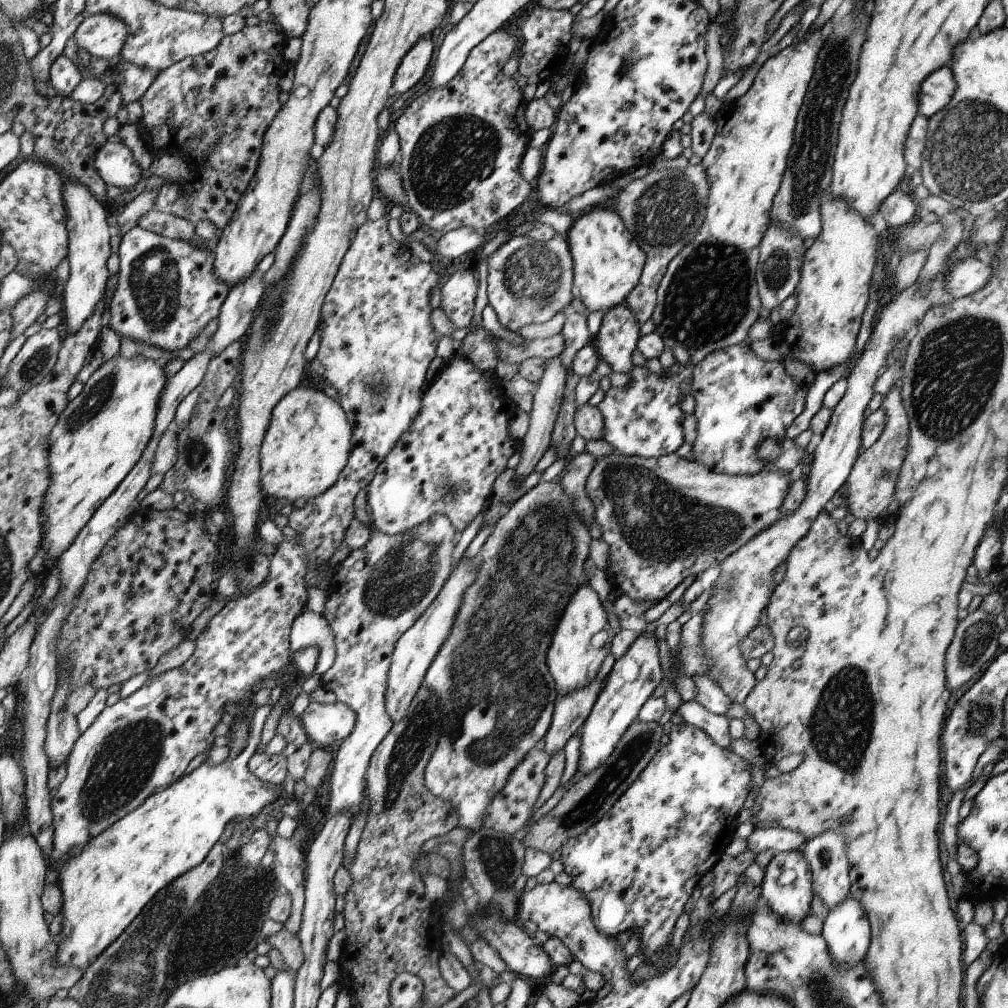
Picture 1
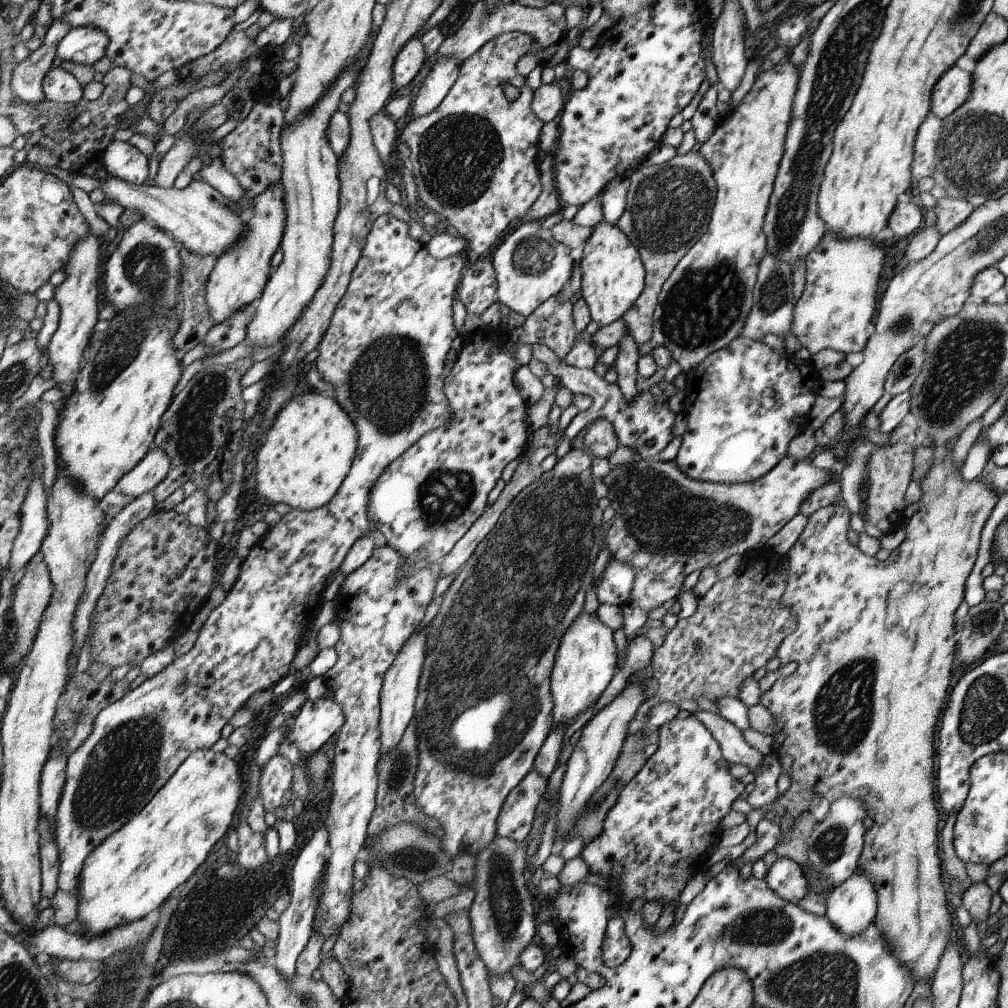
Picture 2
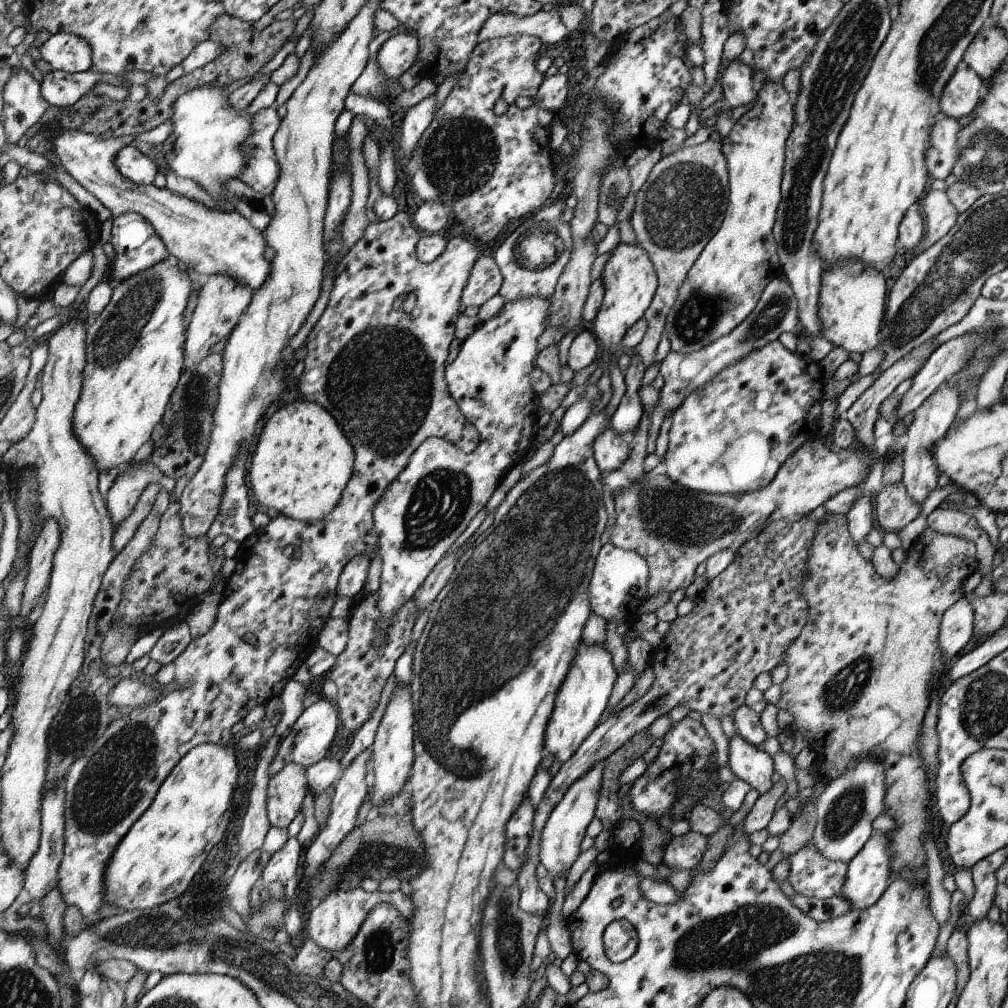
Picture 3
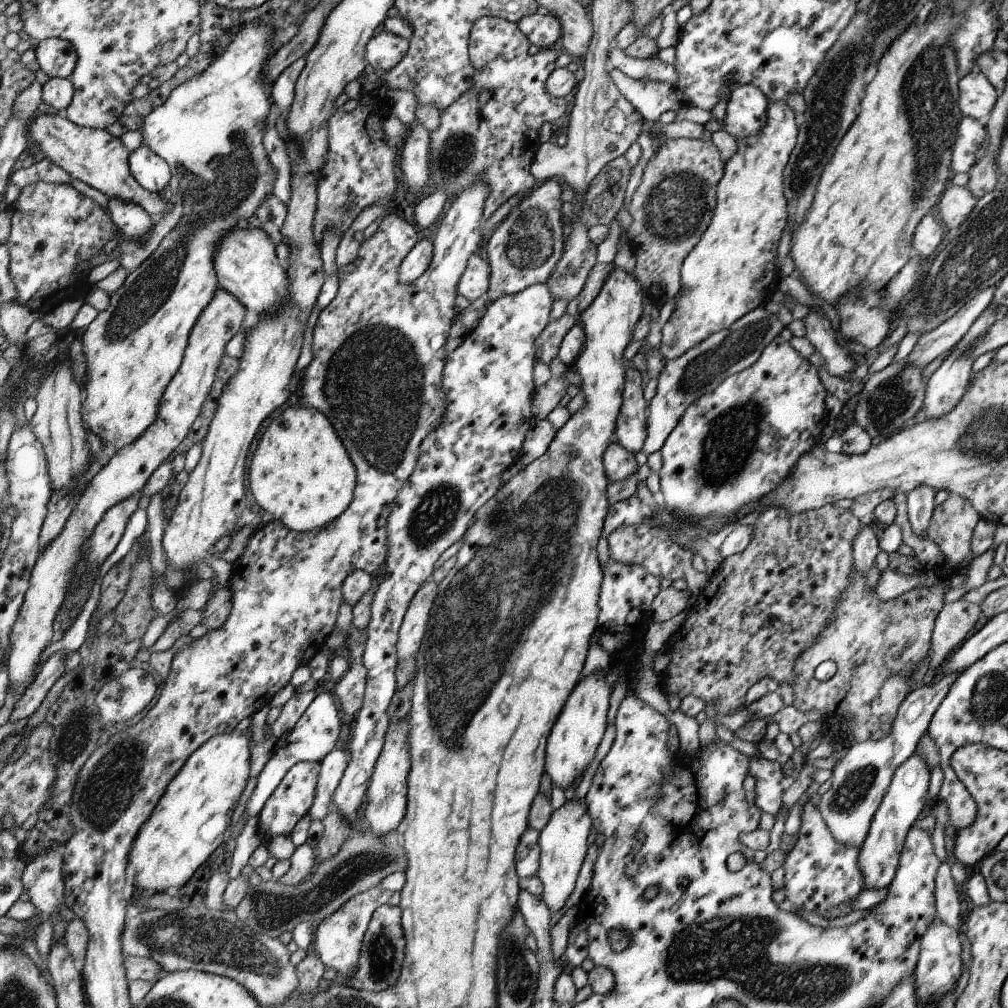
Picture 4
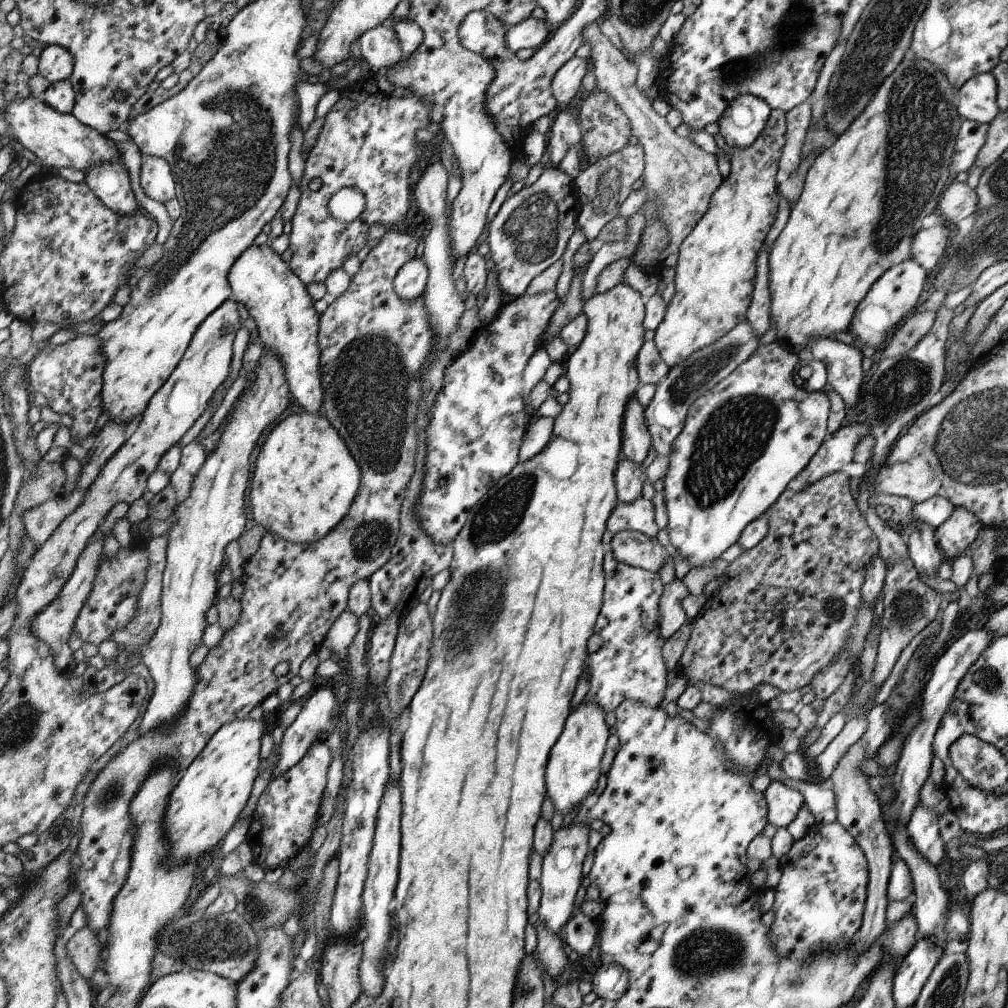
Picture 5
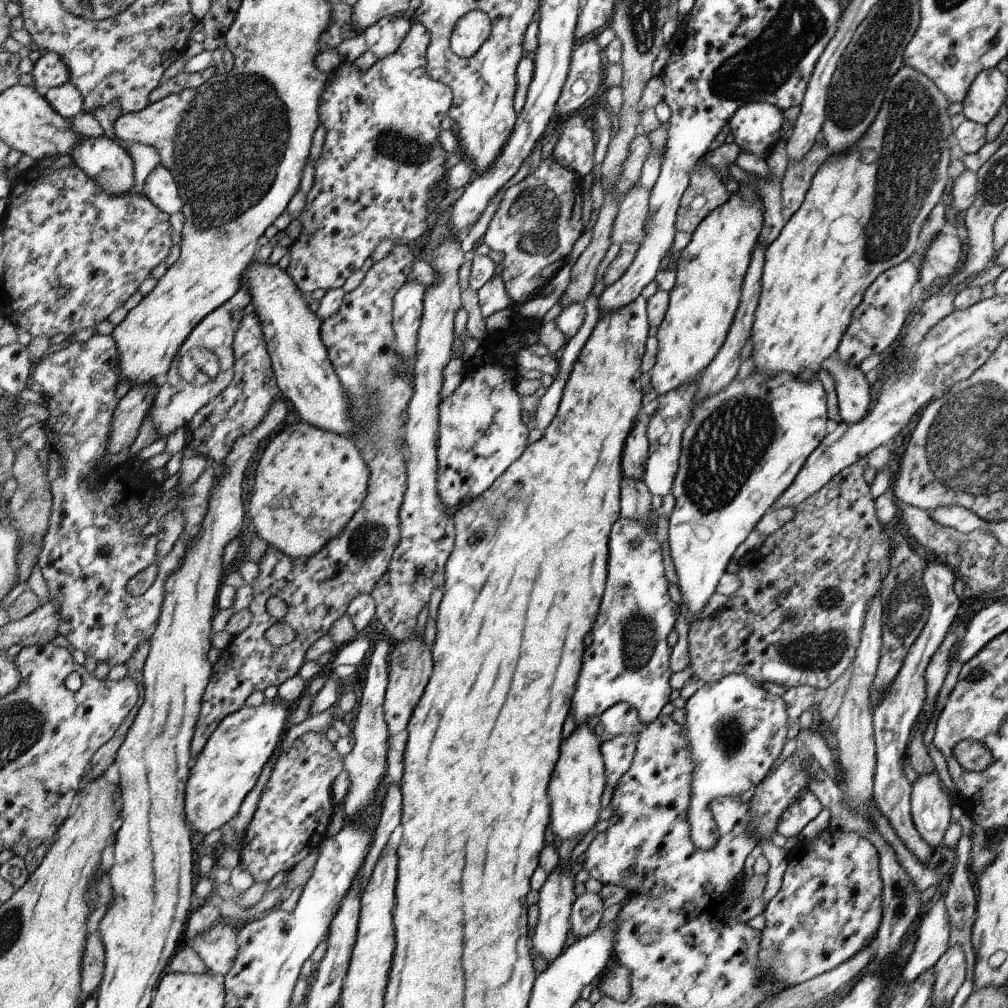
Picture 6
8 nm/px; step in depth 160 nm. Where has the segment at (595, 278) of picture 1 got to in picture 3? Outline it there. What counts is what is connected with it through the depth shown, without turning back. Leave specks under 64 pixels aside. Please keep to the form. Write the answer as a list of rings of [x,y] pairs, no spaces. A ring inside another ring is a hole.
[[[620,241],[614,248],[601,273],[605,296],[597,318],[588,327],[594,334],[600,353],[611,348],[614,353],[624,334],[637,320],[643,318],[657,290],[657,272],[645,248]]]

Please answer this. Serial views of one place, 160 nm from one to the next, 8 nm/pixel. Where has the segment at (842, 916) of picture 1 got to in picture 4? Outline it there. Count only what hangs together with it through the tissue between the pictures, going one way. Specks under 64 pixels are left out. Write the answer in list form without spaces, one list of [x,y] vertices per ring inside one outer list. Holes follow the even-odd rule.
[[[917,752],[896,769],[892,782],[878,810],[874,813],[867,837],[859,848],[860,859],[858,859],[857,865],[861,869],[866,889],[887,888],[892,882],[908,831],[915,820],[921,818],[929,810],[927,794],[930,773],[928,765]]]

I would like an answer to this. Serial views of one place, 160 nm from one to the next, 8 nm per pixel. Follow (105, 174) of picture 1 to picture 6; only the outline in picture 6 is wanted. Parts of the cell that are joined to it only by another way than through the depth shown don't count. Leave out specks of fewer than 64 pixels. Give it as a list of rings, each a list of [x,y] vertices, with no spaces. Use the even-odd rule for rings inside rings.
[[[162,163],[146,177],[144,195],[162,212],[181,212],[183,204],[173,174]]]

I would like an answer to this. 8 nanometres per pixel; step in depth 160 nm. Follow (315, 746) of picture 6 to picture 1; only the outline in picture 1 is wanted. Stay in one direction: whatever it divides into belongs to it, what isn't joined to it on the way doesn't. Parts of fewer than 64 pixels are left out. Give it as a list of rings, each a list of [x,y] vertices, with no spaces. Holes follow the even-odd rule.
[[[256,753],[250,758],[250,770],[259,780],[266,784],[274,784],[284,790],[285,778],[288,774],[288,762],[281,754]]]

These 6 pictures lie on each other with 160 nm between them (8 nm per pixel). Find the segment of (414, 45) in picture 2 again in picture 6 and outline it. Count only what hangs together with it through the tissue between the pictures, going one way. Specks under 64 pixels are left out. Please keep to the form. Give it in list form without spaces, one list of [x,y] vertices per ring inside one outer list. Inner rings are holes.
[[[394,15],[378,20],[372,27],[363,32],[366,46],[377,59],[386,59],[393,55],[409,34],[410,22]]]

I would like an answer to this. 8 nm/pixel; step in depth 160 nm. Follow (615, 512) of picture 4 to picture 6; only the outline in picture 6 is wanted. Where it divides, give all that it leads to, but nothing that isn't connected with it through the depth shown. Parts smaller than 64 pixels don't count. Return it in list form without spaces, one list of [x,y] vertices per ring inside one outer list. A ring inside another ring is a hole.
[[[622,517],[613,524],[609,542],[608,586],[605,598],[600,605],[598,618],[592,626],[592,646],[586,652],[586,664],[583,664],[581,678],[577,680],[576,694],[573,695],[573,717],[577,726],[588,722],[594,716],[600,716],[618,703],[631,704],[639,714],[640,723],[650,724],[656,720],[660,710],[670,700],[670,654],[672,648],[666,642],[666,636],[674,629],[680,615],[679,604],[674,603],[668,593],[668,584],[663,563],[663,550],[655,537],[642,521]]]

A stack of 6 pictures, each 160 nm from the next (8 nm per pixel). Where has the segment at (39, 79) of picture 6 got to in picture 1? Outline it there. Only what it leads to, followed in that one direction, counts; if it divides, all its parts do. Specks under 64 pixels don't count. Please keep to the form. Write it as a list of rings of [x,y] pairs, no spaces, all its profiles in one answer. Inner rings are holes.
[[[93,14],[78,26],[72,36],[76,46],[94,58],[117,59],[126,41],[126,24],[112,14]]]

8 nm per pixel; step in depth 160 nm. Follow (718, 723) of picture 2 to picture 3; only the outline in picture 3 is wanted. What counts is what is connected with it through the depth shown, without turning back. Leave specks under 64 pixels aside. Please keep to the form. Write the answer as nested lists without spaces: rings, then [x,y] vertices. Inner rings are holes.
[[[740,735],[729,740],[729,763],[737,778],[756,788],[760,795],[772,788],[777,777],[773,757]]]

